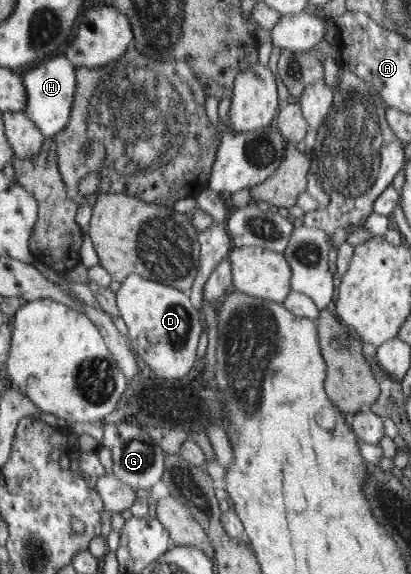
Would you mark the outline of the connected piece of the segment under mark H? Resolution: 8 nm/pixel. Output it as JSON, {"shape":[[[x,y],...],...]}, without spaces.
{"shape":[[[63,53],[55,55],[54,59],[46,60],[46,63],[38,67],[27,69],[24,73],[24,84],[28,92],[28,101],[26,102],[24,112],[48,138],[54,136],[65,129],[70,121],[70,109],[73,109],[72,99],[75,98],[74,85],[77,85],[77,79],[74,79],[74,66]]]}

